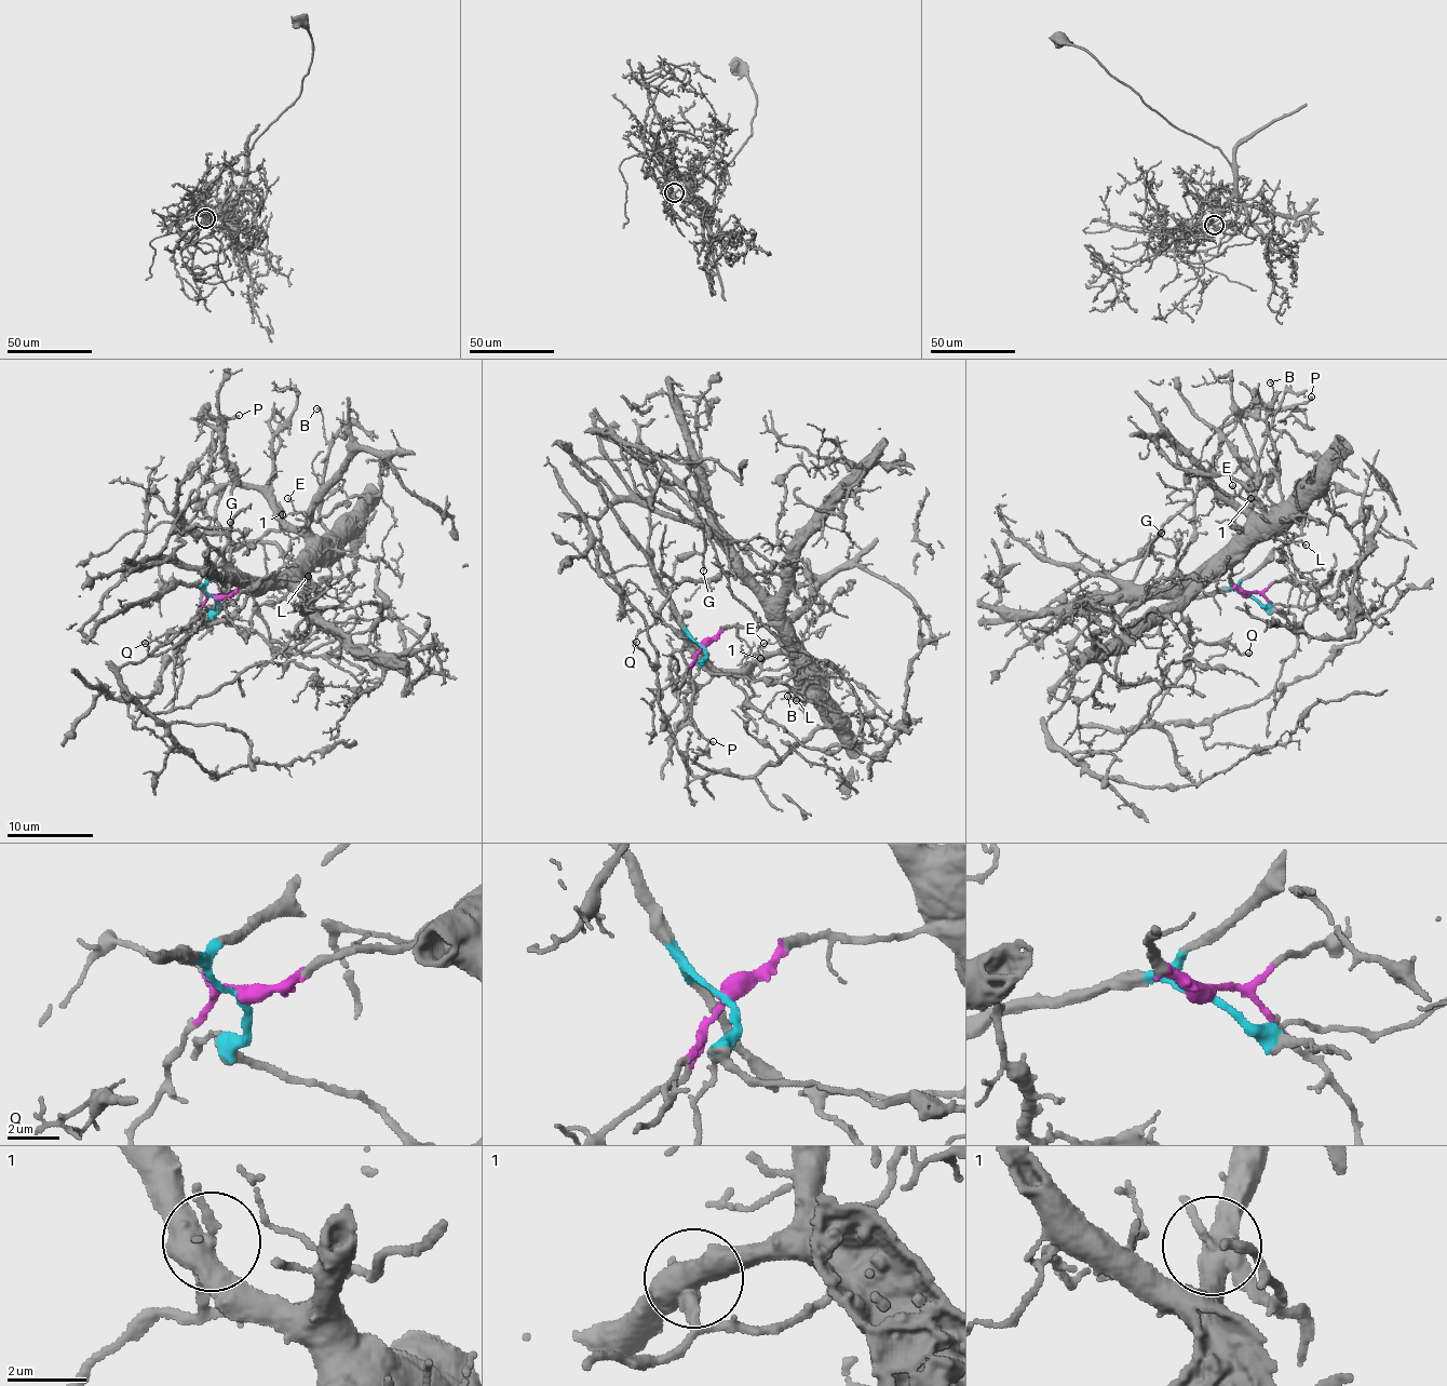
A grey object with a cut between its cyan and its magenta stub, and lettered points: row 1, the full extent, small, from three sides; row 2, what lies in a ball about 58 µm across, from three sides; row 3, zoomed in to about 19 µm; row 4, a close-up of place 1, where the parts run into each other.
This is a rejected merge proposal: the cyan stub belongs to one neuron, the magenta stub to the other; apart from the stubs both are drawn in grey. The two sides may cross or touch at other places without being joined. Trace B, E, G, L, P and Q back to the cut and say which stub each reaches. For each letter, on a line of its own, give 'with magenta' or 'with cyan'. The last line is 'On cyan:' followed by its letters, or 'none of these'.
B: with magenta
E: with magenta
G: with magenta
L: with magenta
P: with magenta
Q: with magenta
On cyan: none of these

